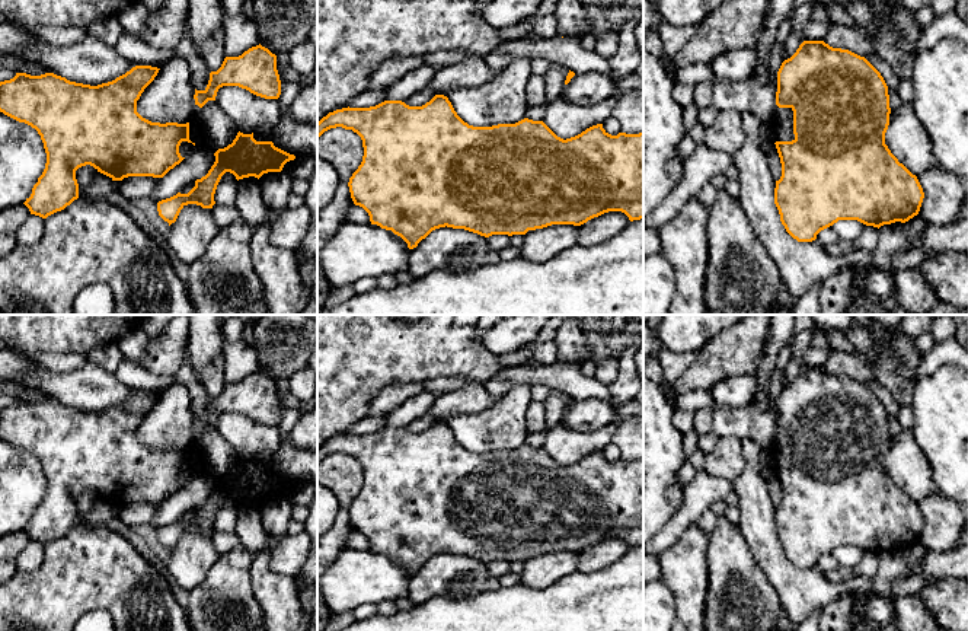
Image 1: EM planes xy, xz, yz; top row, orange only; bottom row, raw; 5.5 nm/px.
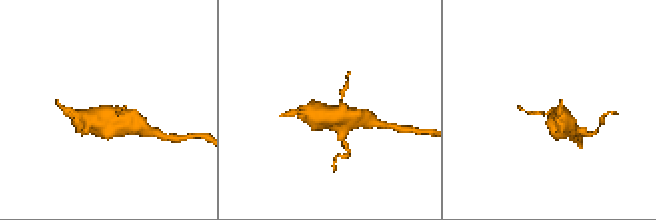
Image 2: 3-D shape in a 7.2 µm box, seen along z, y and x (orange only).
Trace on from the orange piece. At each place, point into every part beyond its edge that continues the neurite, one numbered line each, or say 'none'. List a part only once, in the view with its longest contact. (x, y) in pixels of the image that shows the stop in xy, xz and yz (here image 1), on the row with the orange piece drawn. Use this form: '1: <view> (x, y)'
1: yz (783, 118)

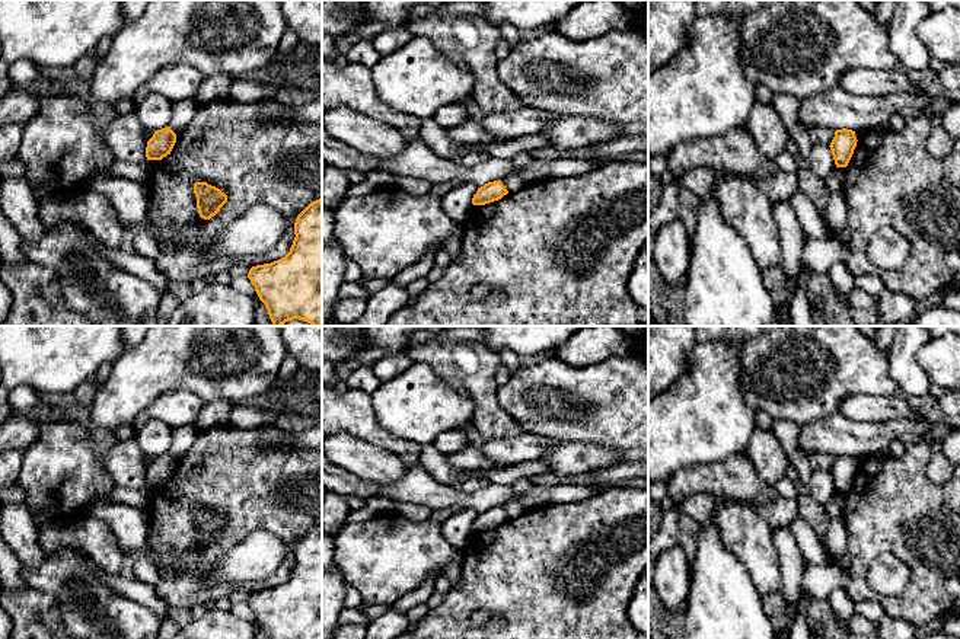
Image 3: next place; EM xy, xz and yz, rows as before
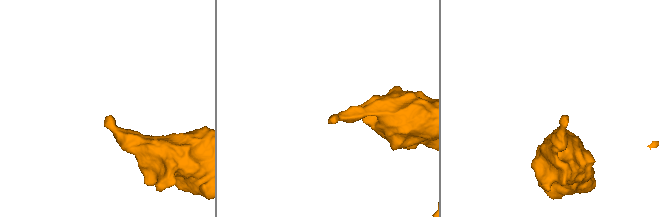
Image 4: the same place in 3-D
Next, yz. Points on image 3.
none

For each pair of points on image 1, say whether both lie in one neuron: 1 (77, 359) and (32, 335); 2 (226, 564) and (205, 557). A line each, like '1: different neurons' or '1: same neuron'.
1: different neurons
2: different neurons

